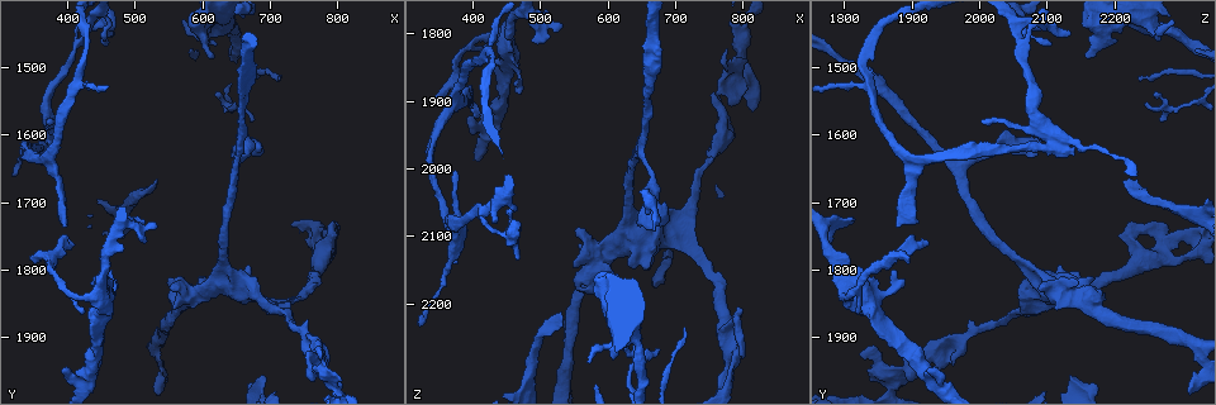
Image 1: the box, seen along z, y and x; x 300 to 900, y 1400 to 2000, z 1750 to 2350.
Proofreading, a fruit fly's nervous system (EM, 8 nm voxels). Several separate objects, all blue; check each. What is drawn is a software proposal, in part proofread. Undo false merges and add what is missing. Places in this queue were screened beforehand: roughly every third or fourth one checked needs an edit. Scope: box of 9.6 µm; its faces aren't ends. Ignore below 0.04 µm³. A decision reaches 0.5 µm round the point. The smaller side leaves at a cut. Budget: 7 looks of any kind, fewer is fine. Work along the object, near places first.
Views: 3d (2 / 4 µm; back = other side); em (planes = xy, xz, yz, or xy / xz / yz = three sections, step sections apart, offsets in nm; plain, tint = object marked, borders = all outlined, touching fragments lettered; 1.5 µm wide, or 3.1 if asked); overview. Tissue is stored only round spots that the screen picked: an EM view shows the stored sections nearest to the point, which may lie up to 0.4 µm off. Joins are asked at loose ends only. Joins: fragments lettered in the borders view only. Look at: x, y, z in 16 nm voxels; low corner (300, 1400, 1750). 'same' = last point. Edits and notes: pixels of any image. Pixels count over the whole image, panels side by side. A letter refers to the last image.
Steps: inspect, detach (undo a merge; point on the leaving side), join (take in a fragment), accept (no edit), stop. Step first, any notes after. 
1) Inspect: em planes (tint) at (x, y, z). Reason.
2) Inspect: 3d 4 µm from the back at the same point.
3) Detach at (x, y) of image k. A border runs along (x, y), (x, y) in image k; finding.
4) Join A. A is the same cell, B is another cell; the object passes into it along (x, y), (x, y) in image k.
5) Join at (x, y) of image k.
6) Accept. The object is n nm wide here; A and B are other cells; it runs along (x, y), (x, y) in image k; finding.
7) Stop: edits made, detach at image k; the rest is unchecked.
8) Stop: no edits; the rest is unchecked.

Inspect: 3d 2 µm at (770, 1945, 1885).

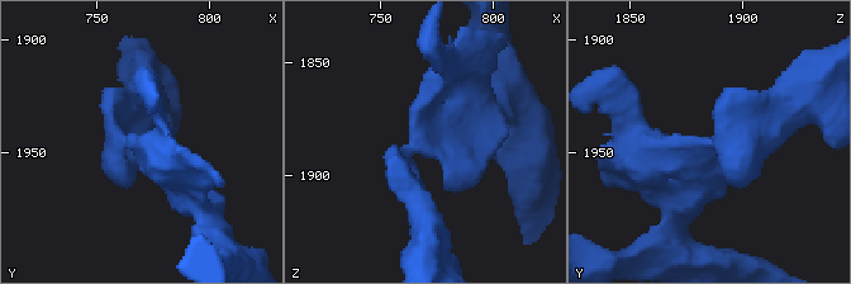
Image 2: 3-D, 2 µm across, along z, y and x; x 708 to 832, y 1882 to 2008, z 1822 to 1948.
Inspect: em planes (borders) at (767, 1948, 1887). Shape alone is not enough.

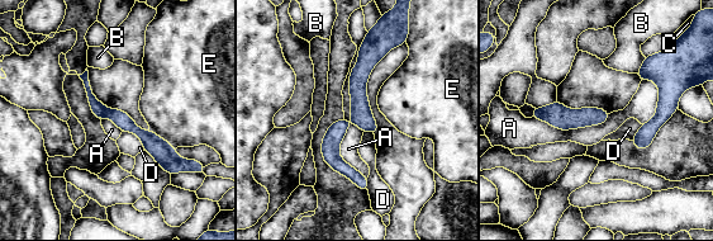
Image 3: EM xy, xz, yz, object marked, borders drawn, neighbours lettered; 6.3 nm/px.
Detach at (123, 121) of image 3. The object is 100 nm wide here; the longest contact is with A, 650 nm; A, B, C, D and E are other cells; a second neuron is stuck on.

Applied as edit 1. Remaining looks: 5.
Inspect: overview.

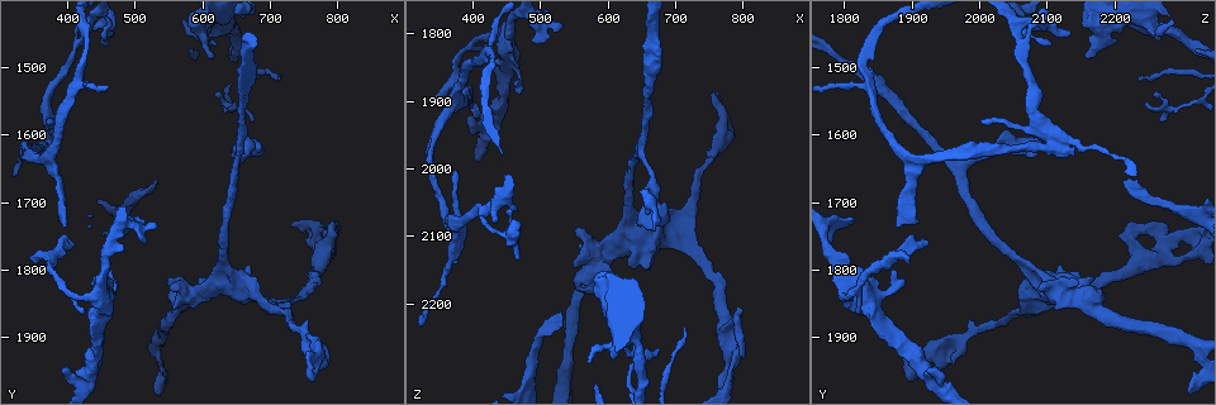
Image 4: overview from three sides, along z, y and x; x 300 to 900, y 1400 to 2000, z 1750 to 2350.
Inspect: 3d 4 µm at (420, 1860, 1825).

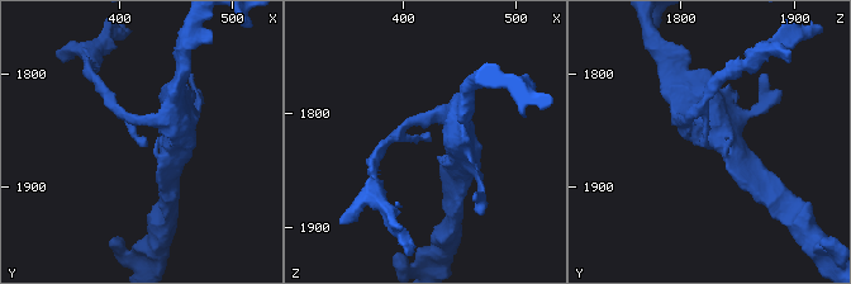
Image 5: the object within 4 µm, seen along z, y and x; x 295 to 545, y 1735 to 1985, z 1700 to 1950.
Inspect: em planes (borders) at (424, 1862, 1826). Now the EM.

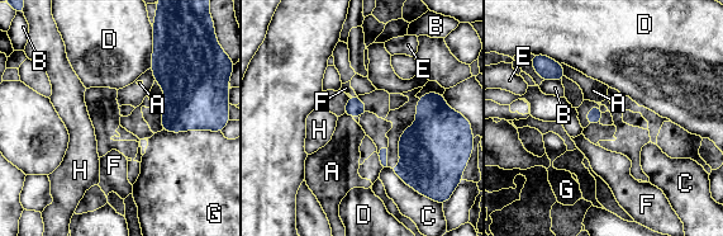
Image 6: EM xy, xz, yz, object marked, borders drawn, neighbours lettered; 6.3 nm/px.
Accept. A, B, C, D, E, F, G and H are other cells; a border runs along (560, 64), (566, 76) in image 6; no lettered fragment goes on from it.

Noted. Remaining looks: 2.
Inspect: em xz step 8 (plain) at (535, 1730, 1785). Branch stops here.

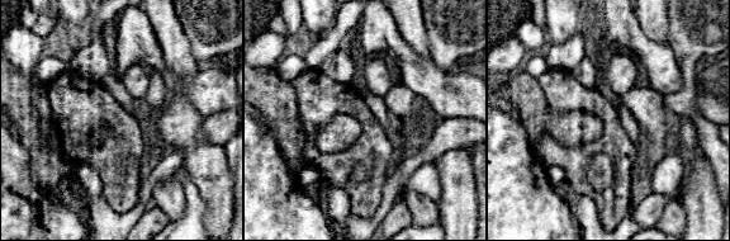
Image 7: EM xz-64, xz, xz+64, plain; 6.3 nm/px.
Inspect: em xz step 8 (borders) at the same point.

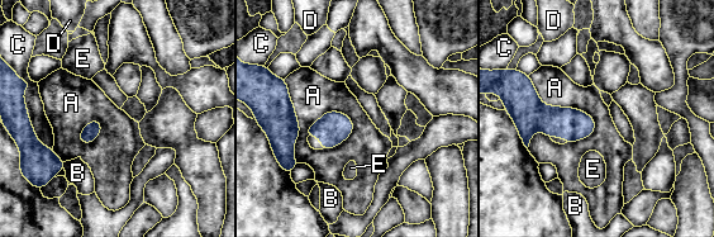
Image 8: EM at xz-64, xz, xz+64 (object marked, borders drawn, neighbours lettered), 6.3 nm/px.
Accept. A, B, C, D and E are other cells; a border runs along (528, 76), (594, 132) in image 8; none of them fits.

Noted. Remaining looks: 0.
Stop: edits made, detach at image 3; the rest is unchecked.

